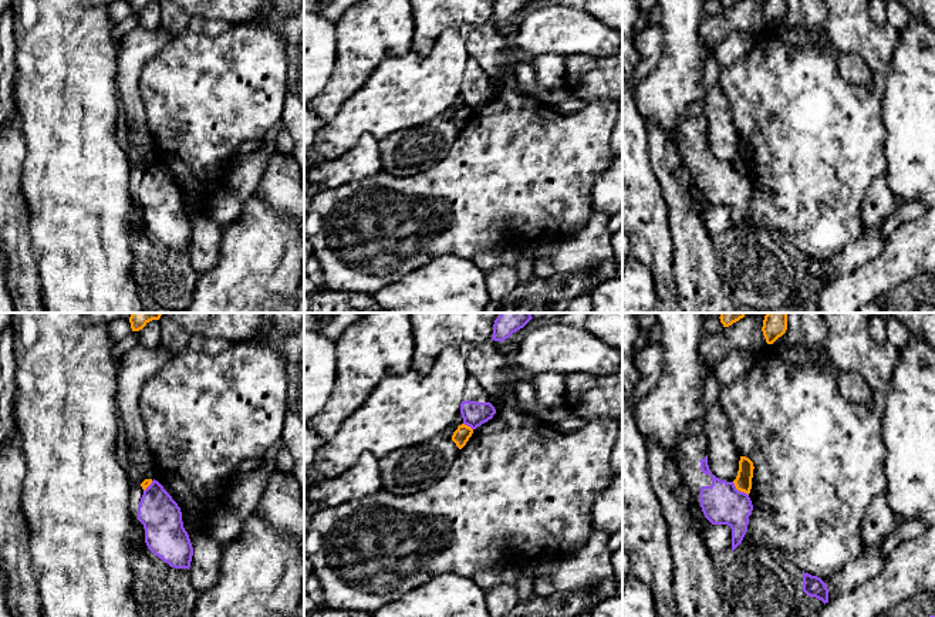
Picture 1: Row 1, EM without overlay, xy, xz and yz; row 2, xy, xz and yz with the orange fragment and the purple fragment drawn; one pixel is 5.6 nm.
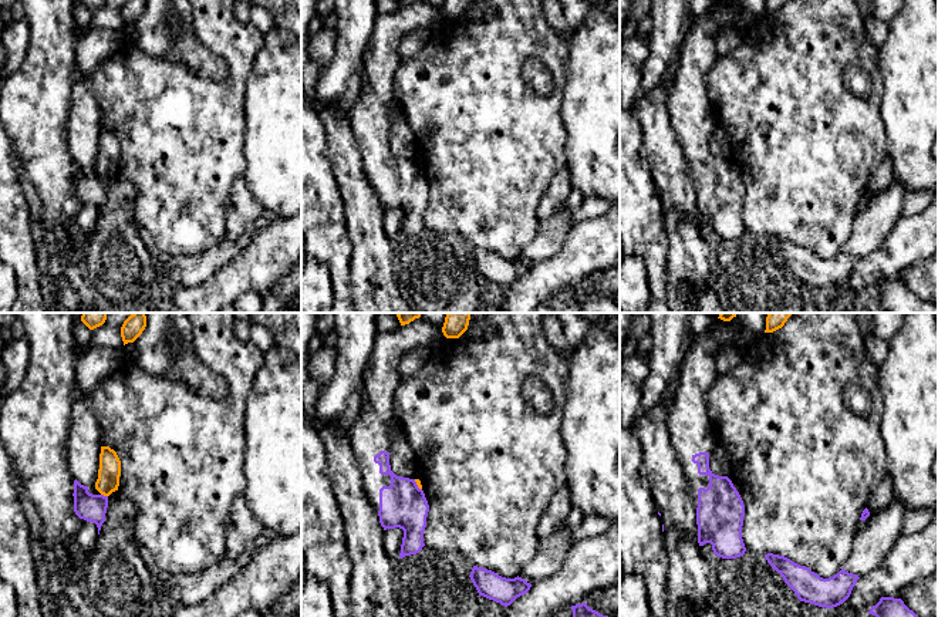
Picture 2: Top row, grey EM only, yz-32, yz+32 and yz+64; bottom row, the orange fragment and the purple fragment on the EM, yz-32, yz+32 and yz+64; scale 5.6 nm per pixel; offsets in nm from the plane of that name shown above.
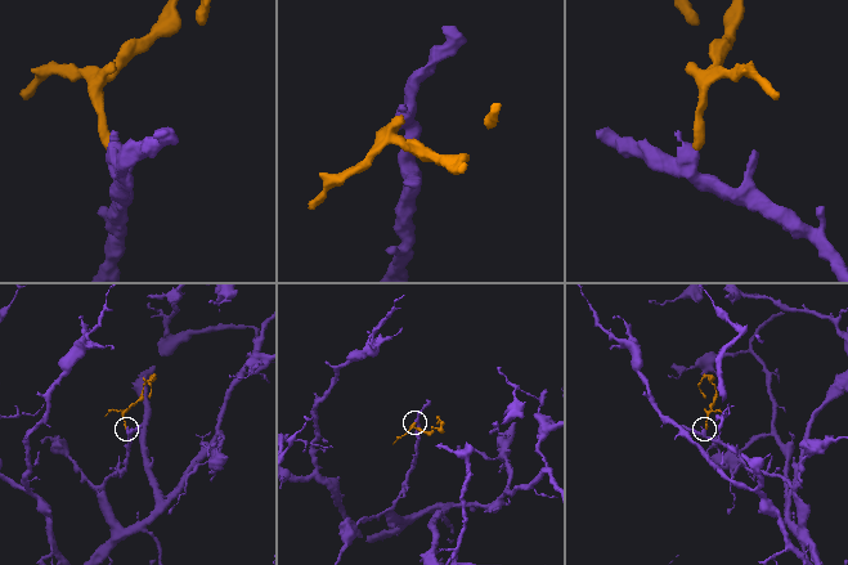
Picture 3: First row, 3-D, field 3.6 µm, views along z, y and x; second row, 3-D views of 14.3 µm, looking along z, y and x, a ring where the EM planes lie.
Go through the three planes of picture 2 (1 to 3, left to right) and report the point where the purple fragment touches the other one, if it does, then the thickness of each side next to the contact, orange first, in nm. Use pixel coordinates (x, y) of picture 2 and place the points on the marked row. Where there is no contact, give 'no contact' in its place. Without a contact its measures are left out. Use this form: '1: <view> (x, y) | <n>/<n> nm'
1: yz-32 (104, 495) | 130/160 nm
2: yz+32 (417, 484) | 30/260 nm
3: no contact

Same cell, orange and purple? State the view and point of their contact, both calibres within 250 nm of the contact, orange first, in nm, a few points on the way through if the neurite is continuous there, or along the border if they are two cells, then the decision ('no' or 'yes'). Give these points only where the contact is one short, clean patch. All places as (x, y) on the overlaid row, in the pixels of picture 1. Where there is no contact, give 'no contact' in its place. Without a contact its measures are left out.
meets orange in yz at (739, 489); 100 nm thick on the orange side, 240 nm on the other; border along yz (732, 482), (748, 495); no

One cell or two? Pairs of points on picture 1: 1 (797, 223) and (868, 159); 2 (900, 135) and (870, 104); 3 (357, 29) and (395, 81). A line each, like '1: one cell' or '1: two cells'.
1: one cell
2: two cells
3: two cells

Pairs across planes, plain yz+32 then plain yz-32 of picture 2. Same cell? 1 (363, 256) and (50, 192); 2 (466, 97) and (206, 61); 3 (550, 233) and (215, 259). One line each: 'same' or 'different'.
1: different
2: different
3: same

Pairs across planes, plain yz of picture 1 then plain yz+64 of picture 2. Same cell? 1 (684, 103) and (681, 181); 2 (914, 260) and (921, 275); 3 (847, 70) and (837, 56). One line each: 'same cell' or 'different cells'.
1: different cells
2: different cells
3: different cells

